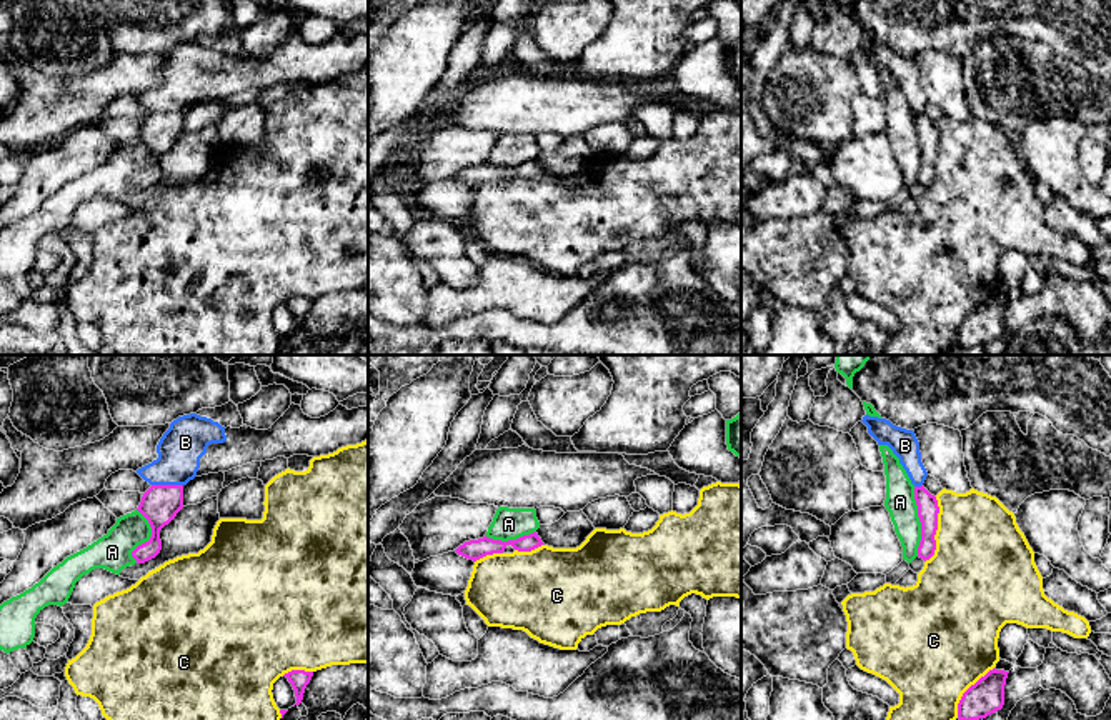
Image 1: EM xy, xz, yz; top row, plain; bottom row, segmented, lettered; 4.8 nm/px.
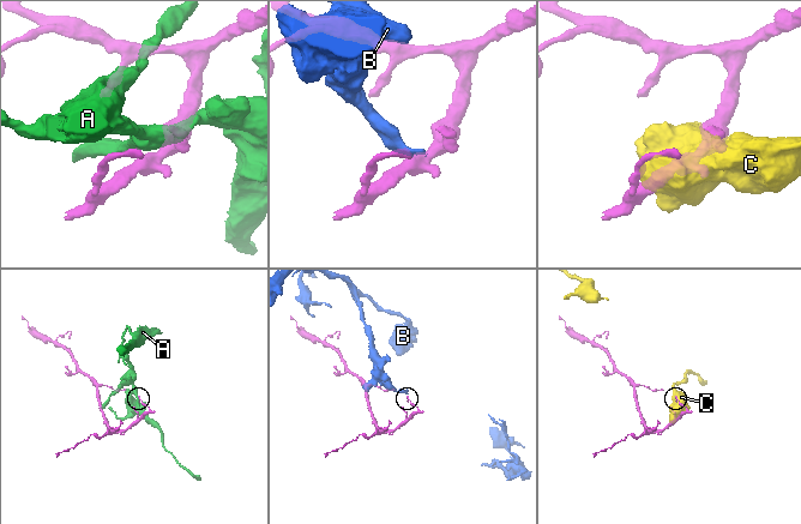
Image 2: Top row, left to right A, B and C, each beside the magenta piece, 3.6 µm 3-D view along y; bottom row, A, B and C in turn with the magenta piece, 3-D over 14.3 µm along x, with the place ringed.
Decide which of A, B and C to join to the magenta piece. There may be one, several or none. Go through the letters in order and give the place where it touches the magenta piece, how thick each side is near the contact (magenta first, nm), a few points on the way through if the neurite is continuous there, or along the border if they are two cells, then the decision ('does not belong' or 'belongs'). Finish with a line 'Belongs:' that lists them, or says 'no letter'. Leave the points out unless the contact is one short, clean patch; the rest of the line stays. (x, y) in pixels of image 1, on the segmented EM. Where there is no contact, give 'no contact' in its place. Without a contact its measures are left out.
A: contact yz (920, 520); calibres 100 and 150 nm; border yz (913, 487), (920, 522), (918, 555); does not belong
B: contact xy (167, 485); calibres 190 and 220 nm; border xy (152, 484), (182, 485); does not belong
C: contact yz (936, 529); calibres 100 and 440 nm; does not belong
Belongs: no letter

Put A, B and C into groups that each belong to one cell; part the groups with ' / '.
A / B / C

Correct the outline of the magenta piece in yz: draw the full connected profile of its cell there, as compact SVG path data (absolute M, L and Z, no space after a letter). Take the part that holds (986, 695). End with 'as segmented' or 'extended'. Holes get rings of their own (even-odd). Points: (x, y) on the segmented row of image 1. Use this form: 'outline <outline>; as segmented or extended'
outline M989 670L971 685L958 703L959 720L979 720L998 712L1004 705L1004 685L1009 672Z; as segmented

